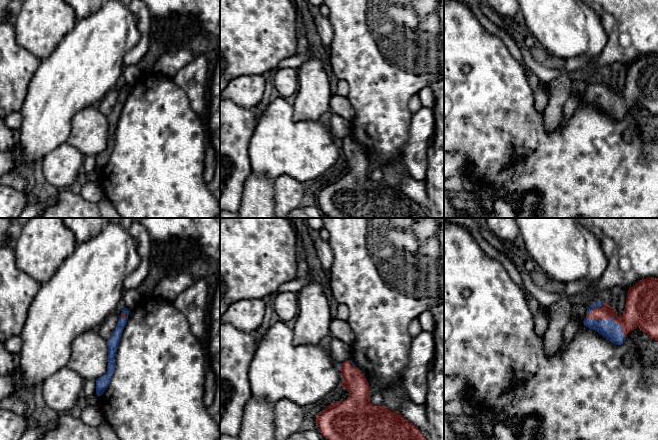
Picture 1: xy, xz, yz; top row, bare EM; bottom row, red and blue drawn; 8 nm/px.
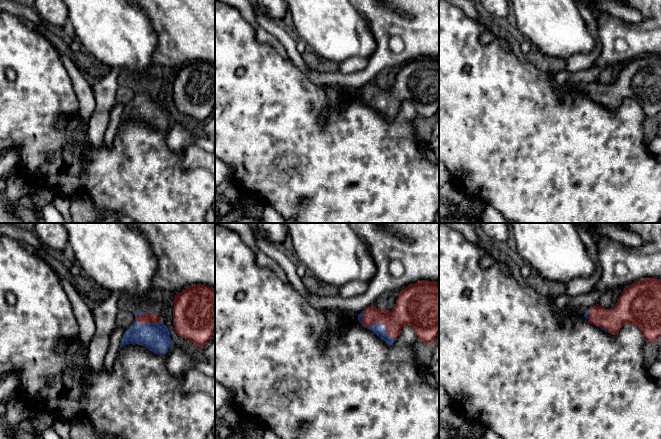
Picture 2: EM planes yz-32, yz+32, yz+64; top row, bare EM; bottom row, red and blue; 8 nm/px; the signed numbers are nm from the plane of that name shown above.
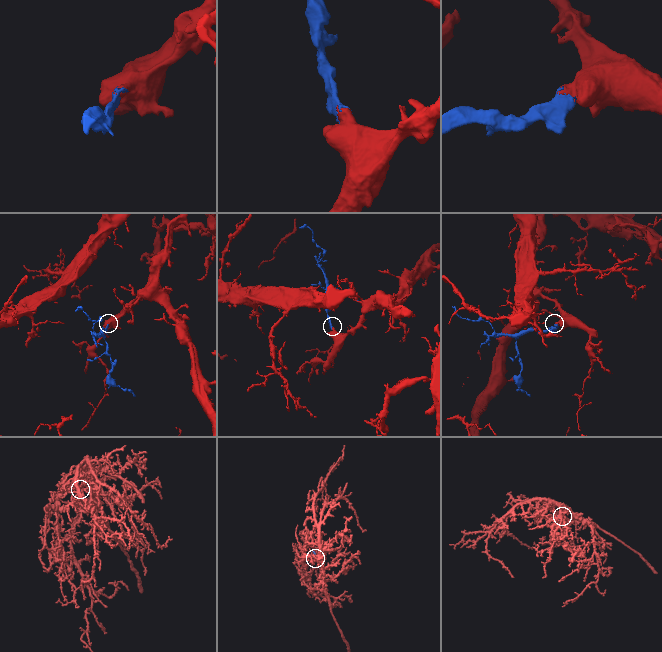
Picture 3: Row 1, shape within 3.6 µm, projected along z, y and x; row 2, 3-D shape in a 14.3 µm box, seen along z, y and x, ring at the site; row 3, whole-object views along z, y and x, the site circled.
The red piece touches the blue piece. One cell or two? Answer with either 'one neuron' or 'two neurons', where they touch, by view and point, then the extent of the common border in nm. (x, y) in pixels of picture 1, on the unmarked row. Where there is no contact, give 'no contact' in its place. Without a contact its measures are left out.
one neuron | yz (608, 94) | 360 nm

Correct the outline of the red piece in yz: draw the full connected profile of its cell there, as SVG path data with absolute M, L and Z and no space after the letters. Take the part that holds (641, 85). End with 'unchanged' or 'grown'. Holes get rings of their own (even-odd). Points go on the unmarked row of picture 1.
M646 54L629 63L625 85L621 92L617 91L614 83L600 77L587 83L587 91L583 99L615 121L621 121L627 110L637 103L643 110L658 117L658 54Z | grown

